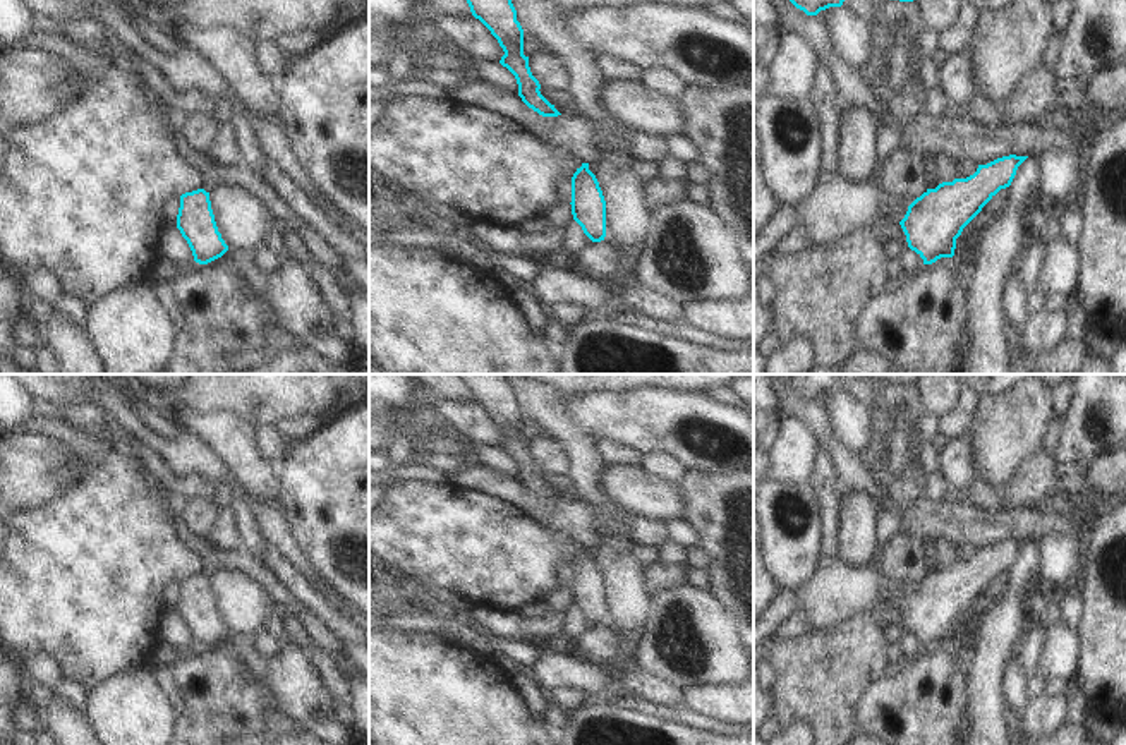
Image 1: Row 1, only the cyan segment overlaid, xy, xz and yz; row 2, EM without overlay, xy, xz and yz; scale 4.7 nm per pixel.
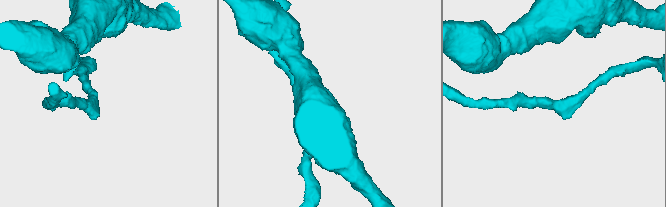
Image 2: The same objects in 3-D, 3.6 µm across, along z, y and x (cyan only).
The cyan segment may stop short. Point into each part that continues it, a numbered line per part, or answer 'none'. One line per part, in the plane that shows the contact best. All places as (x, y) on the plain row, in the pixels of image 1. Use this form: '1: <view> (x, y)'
none.

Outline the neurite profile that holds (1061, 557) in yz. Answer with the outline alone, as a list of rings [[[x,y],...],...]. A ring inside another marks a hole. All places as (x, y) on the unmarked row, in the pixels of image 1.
[[[1047,534],[1040,541],[1040,578],[1050,587],[1068,587],[1081,572],[1085,539],[1066,534]]]

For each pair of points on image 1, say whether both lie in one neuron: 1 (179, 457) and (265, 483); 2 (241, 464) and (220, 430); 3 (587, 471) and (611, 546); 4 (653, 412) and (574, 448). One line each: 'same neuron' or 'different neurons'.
1: different neurons
2: same neuron
3: same neuron
4: different neurons

